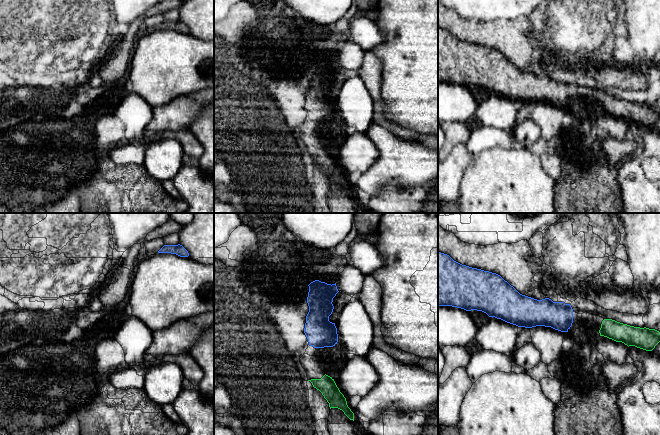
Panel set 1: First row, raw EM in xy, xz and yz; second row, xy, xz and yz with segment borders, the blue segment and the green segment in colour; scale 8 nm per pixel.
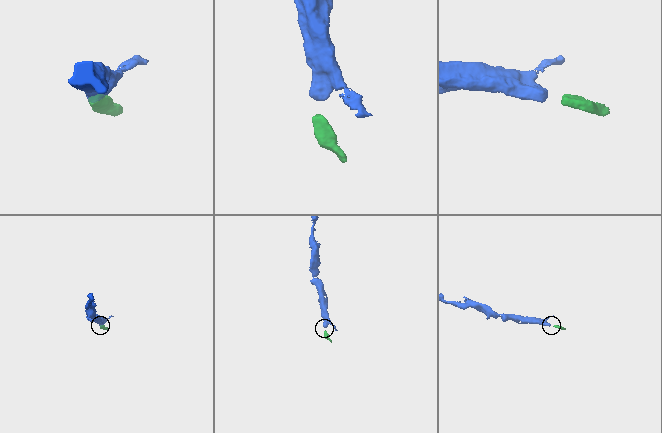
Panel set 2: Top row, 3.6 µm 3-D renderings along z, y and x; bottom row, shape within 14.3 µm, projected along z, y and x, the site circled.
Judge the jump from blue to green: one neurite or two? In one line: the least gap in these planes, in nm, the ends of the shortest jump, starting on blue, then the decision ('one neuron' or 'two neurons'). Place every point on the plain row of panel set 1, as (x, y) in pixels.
220 nm apart; from blue across xz (323, 123), (325, 150); one neuron

